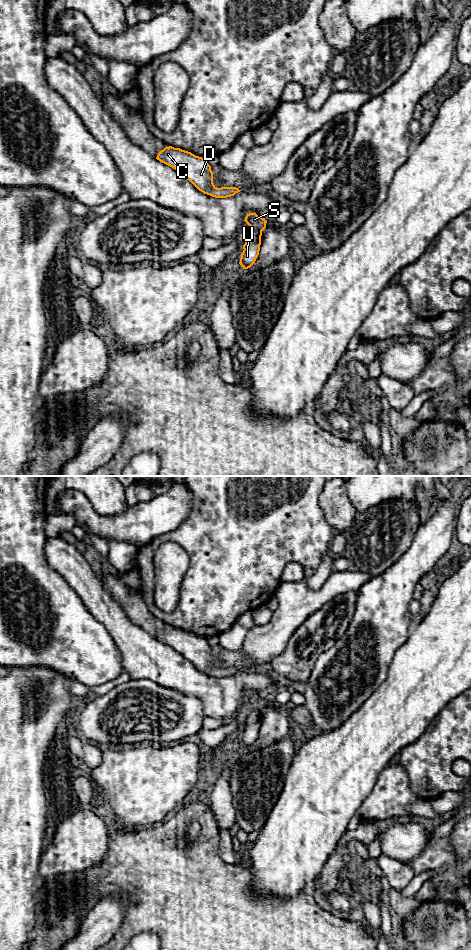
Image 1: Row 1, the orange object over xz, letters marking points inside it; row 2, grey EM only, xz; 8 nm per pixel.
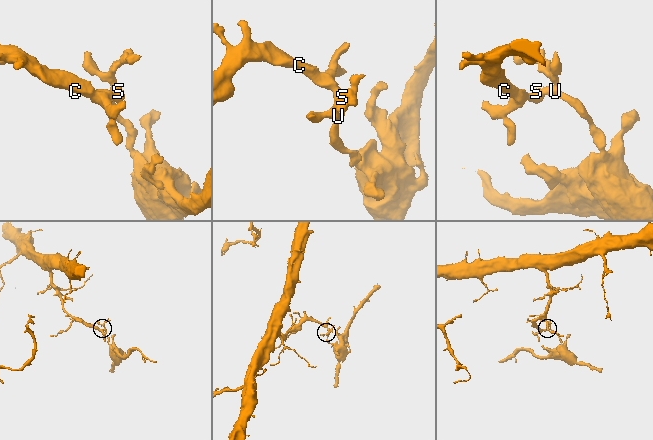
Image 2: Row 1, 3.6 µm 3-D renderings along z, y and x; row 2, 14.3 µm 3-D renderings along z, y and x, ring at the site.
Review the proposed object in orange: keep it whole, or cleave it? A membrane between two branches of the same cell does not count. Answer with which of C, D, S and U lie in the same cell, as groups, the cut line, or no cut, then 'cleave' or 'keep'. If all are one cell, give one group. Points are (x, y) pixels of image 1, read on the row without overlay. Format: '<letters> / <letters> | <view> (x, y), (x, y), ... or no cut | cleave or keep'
C D S / U | xz (252, 710), (261, 712) | cleave

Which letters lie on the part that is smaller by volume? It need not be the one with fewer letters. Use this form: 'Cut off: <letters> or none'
Cut off: U

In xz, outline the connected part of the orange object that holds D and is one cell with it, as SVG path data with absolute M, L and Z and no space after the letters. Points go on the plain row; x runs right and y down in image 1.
M169 626L161 630L156 639L178 651L204 674L227 678L241 671L236 667L217 668L213 663L213 652L207 639L191 632Z

